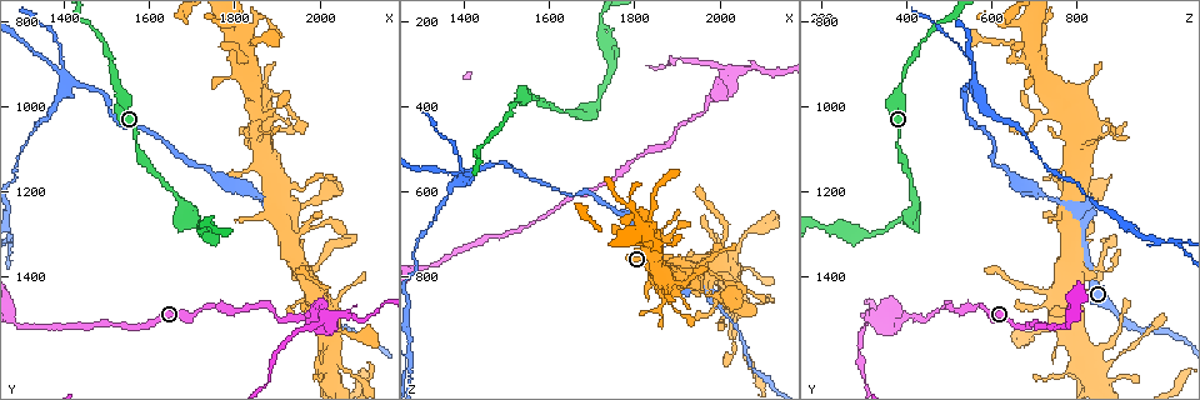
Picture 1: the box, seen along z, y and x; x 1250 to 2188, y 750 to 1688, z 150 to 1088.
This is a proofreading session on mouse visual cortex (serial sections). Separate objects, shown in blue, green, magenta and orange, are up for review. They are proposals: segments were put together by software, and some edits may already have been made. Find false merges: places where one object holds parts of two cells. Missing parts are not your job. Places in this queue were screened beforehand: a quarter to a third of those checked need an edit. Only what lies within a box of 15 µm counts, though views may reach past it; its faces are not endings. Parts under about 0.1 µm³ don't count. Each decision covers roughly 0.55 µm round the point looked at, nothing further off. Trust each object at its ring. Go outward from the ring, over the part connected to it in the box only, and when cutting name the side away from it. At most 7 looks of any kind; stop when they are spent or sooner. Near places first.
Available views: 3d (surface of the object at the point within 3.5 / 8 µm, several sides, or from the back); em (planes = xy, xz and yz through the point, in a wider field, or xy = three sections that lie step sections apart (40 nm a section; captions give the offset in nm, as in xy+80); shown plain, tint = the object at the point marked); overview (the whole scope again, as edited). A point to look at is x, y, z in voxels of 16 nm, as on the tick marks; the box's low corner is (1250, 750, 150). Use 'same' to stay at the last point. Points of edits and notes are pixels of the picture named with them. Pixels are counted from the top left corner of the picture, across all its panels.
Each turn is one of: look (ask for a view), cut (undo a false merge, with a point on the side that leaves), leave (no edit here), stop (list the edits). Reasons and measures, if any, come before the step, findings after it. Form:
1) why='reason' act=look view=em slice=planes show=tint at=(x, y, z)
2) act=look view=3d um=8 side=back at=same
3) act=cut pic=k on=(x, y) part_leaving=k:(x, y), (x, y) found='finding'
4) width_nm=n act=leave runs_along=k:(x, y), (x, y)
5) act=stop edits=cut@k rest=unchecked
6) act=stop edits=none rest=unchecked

why='abrupt turn' act=look view=3d um=3.5 at=(1910, 1230, 835)

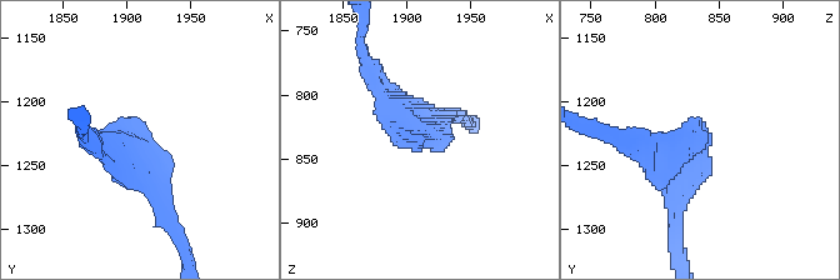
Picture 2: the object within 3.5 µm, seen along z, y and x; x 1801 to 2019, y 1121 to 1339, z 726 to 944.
act=leave found='continuous, no second cell'

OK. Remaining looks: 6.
why='calibre changes' act=look view=3d um=3.5 at=(2065, 1485, 310)

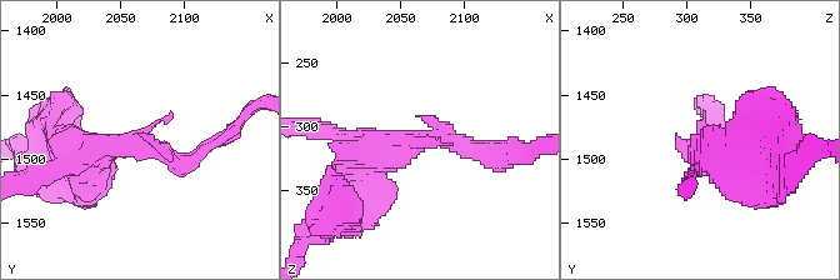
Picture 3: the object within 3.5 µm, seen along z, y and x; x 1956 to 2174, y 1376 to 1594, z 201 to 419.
arm_widths_nm=200,400 why='now the EM' act=look view=em slice=xy step=2 show=tint at=(2064, 1488, 310)

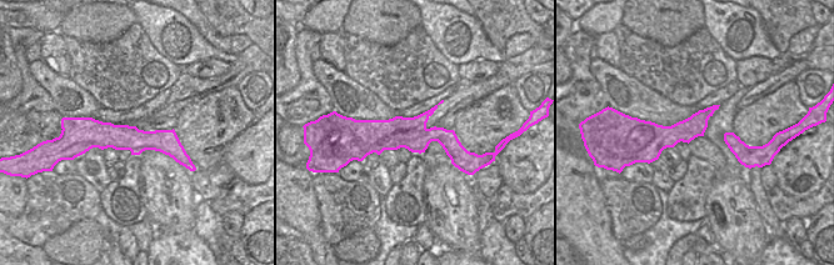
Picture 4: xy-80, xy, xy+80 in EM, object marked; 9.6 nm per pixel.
act=cut pic=3 on=(691, 178) found='two cells meet here'

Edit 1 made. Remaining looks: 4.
why='abrupt turn' act=look view=3d um=3.5 at=(1690, 1250, 420)

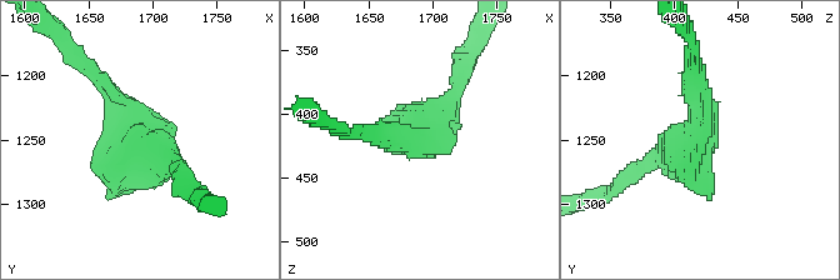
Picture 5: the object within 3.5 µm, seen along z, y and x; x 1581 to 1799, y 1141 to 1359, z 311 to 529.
why='need the tissue' act=look view=em slice=planes show=tint at=(1694, 1246, 420)

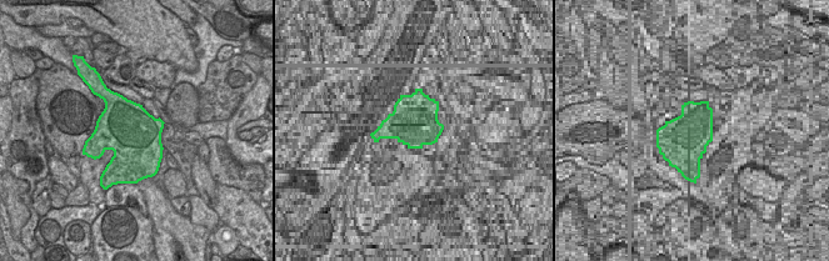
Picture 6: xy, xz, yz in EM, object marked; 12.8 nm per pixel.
act=leave runs_along=5:(104, 85), (185, 181) found='continuous, no second cell'

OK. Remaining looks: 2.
act=stop edits=cut@3 rest=unchecked

